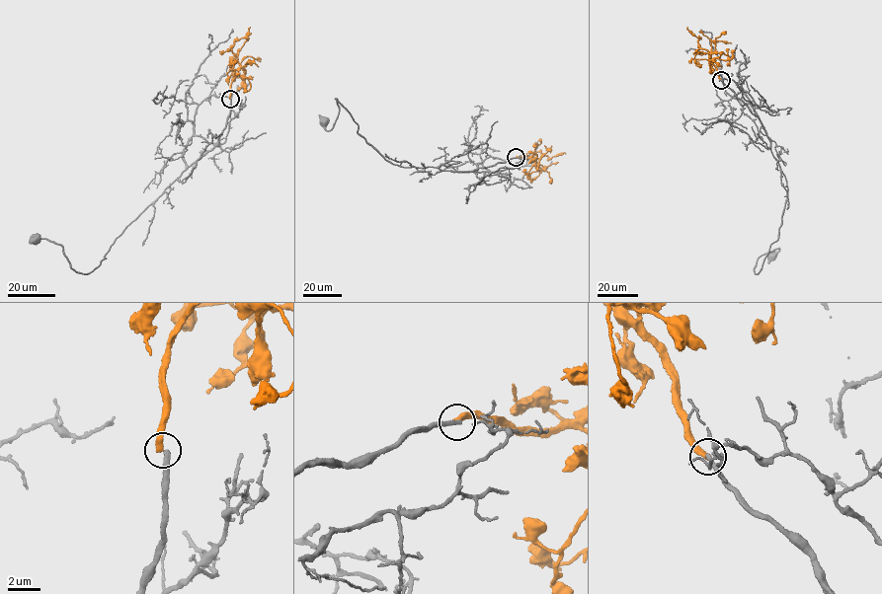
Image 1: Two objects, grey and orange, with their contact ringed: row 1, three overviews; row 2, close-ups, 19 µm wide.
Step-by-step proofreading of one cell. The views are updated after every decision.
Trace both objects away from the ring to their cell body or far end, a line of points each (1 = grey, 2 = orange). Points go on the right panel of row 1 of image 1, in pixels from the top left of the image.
1: (721, 80), (760, 120), (786, 181), (778, 240), (755, 273), (759, 257), (778, 248), (772, 256)
2: (721, 80), (707, 50), (699, 46), (698, 37), (687, 27)

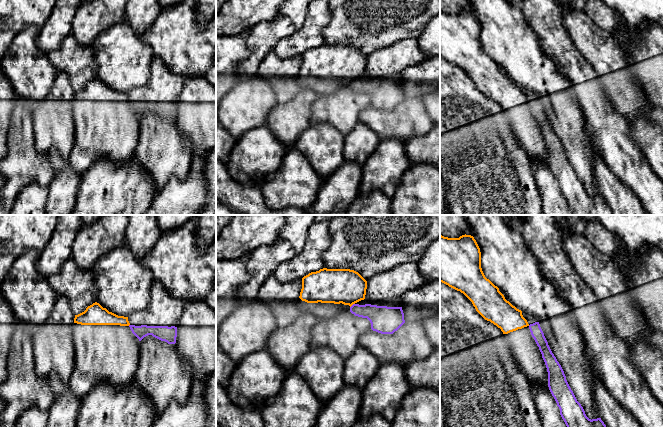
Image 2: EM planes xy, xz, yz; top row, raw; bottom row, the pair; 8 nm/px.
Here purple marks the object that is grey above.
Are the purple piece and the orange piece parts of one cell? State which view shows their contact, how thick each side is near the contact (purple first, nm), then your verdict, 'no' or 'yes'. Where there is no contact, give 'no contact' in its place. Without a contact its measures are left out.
contact in xz; calibres 190 and 280 nm; no

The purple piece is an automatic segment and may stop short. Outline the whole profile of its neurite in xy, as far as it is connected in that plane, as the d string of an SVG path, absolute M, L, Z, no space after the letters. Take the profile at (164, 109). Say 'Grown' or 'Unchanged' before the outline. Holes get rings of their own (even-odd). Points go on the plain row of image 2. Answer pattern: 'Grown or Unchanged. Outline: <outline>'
Grown. Outline: M153 57L148 83L130 90L129 103L139 117L152 111L168 120L175 120L177 102L186 79L185 76L172 73L159 58Z

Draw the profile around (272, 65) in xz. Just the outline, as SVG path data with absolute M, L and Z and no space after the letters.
M275 50L269 52L258 67L257 78L267 82L279 104L290 101L301 88L296 82L300 72L302 55L280 58Z

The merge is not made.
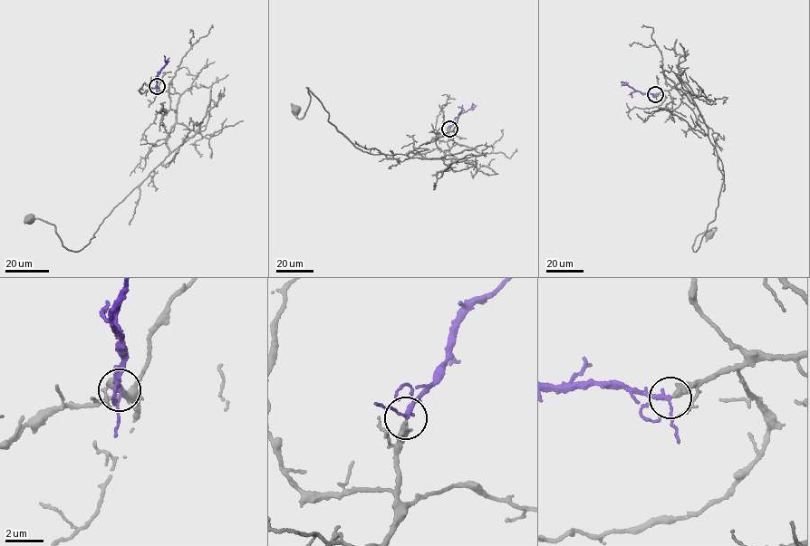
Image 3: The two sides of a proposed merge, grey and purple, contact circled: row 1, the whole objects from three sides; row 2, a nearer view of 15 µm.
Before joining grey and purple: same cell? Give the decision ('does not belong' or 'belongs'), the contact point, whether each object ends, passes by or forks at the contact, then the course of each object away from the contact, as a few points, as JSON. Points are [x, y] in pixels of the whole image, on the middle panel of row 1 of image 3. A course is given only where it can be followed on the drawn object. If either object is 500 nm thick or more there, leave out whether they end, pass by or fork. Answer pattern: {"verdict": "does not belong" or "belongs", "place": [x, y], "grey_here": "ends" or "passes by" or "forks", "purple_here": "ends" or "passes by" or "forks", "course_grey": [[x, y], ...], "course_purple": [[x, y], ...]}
{"verdict": "belongs", "place": [449, 129], "grey_here": "ends", "purple_here": "passes by", "course_grey": [[449, 129], [456, 158], [376, 155], [328, 120], [306, 88], [301, 119], [295, 110]], "course_purple": [[449, 129], [455, 118], [474, 104]]}

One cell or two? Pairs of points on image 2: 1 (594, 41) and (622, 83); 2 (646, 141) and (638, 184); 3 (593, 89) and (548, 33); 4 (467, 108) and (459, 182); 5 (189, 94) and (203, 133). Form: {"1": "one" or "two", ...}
{"1": "one", "2": "two", "3": "one", "4": "one", "5": "one"}

